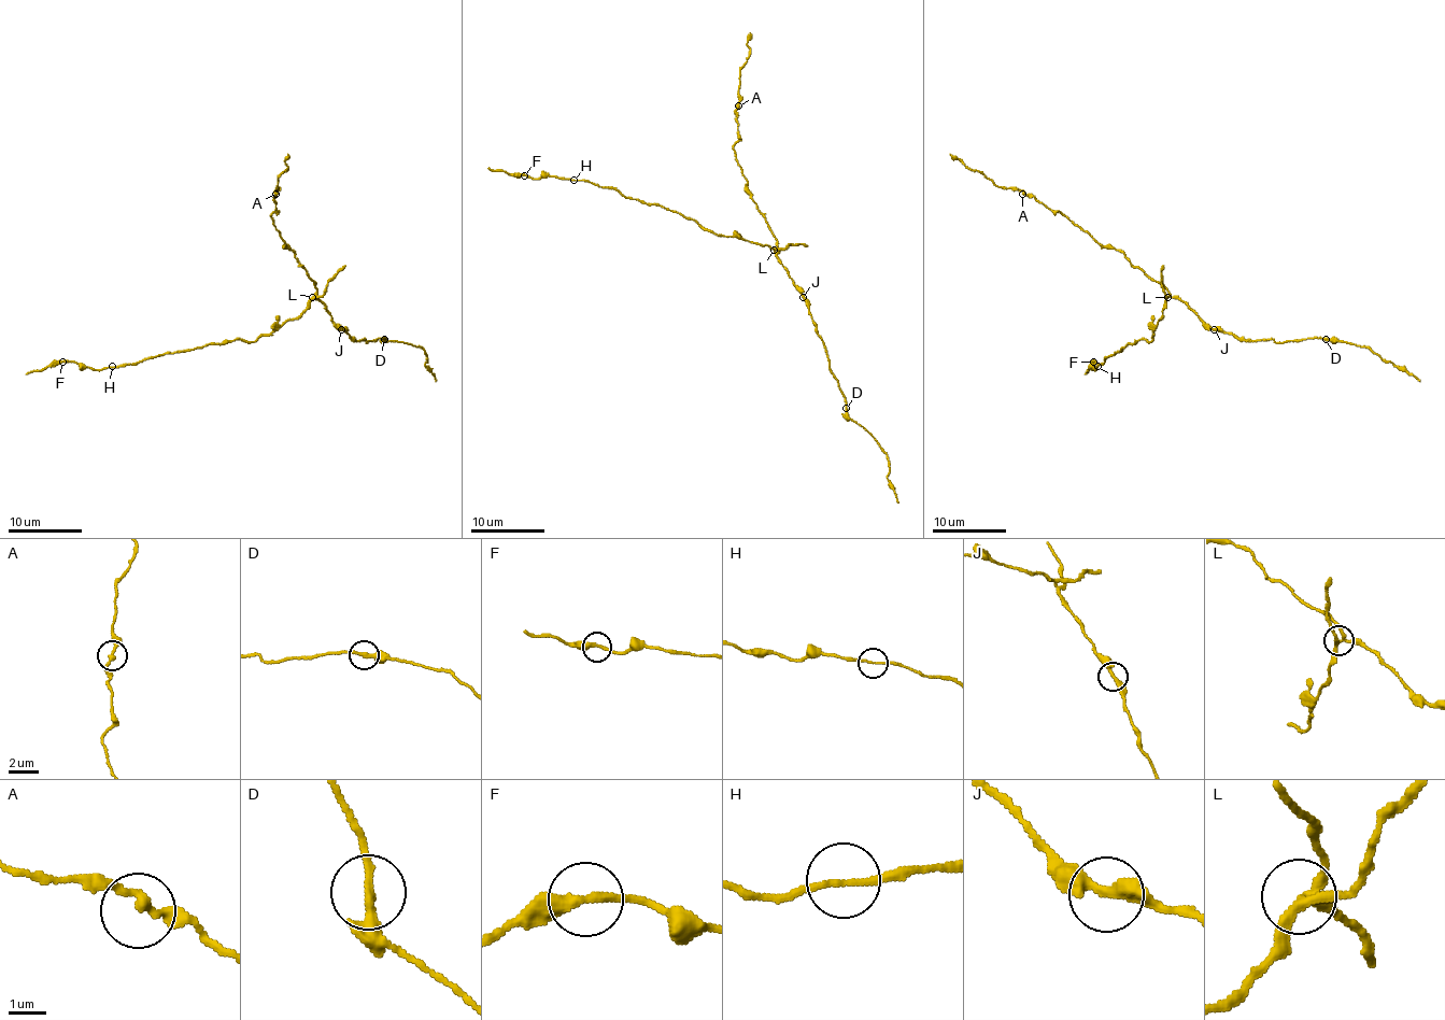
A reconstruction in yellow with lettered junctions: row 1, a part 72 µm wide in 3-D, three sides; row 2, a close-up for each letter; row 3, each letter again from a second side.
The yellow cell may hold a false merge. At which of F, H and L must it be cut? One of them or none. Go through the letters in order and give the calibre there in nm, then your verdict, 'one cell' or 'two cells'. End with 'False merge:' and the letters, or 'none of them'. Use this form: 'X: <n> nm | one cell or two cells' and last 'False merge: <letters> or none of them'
F: 320 nm | one cell
H: 150 nm | one cell
L: 240 nm | two cells
False merge: L

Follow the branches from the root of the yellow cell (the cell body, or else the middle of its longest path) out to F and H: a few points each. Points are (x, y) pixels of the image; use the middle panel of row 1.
F: (769, 246), (734, 236), (718, 236), (675, 211), (625, 198), (613, 189), (590, 182), (524, 175)
H: (769, 246), (734, 236), (718, 236), (675, 211), (625, 198), (608, 187), (575, 180)

